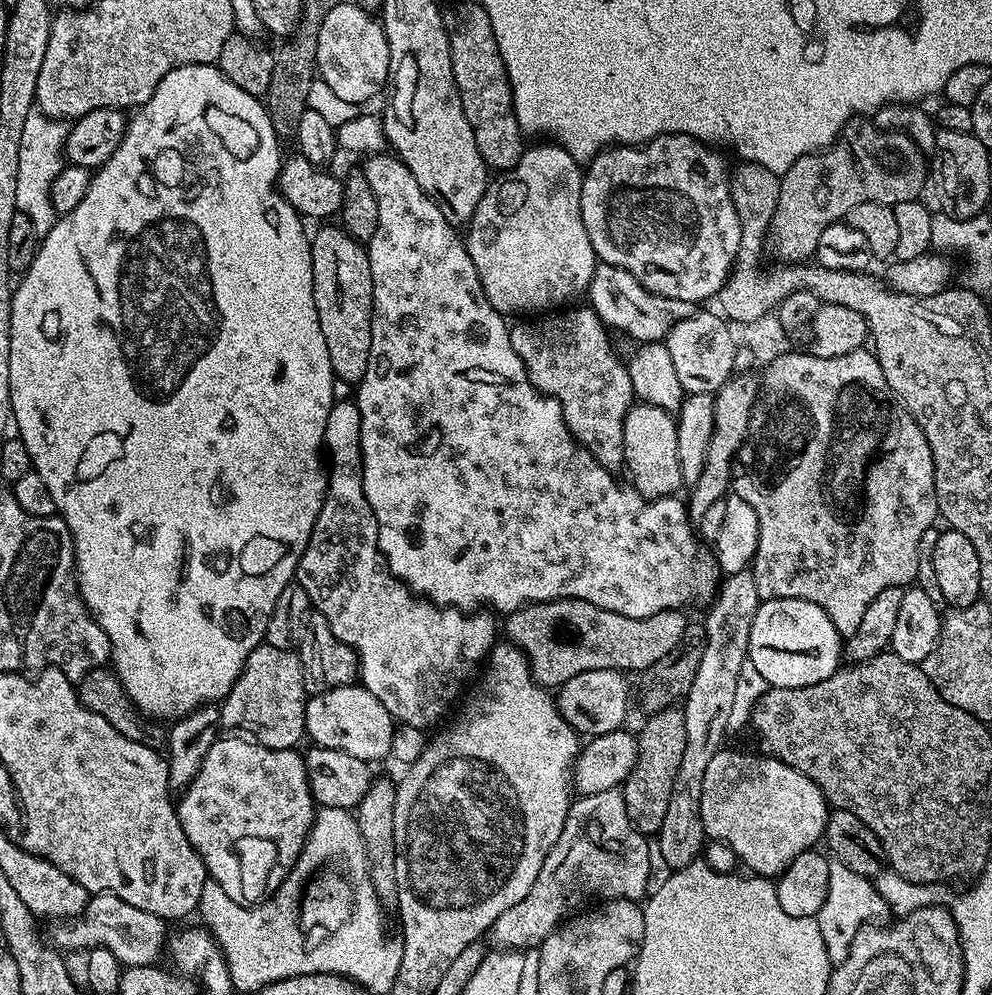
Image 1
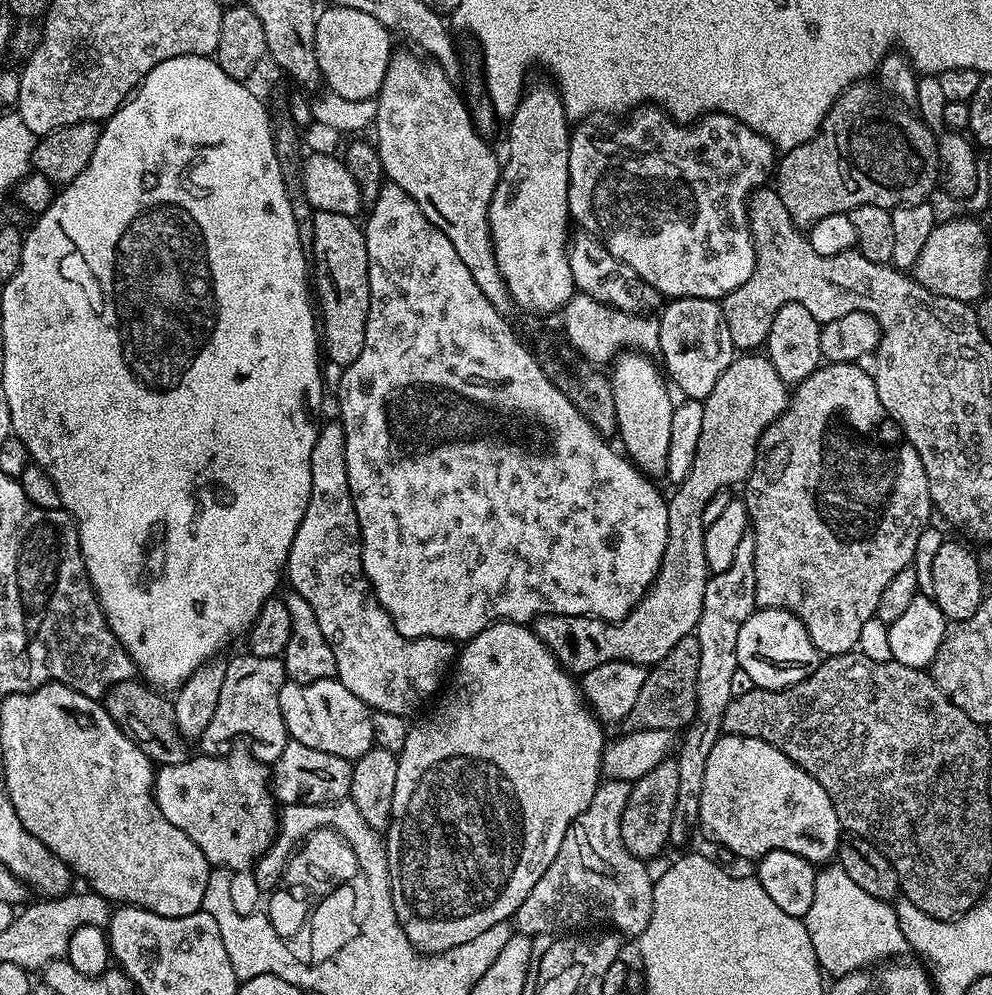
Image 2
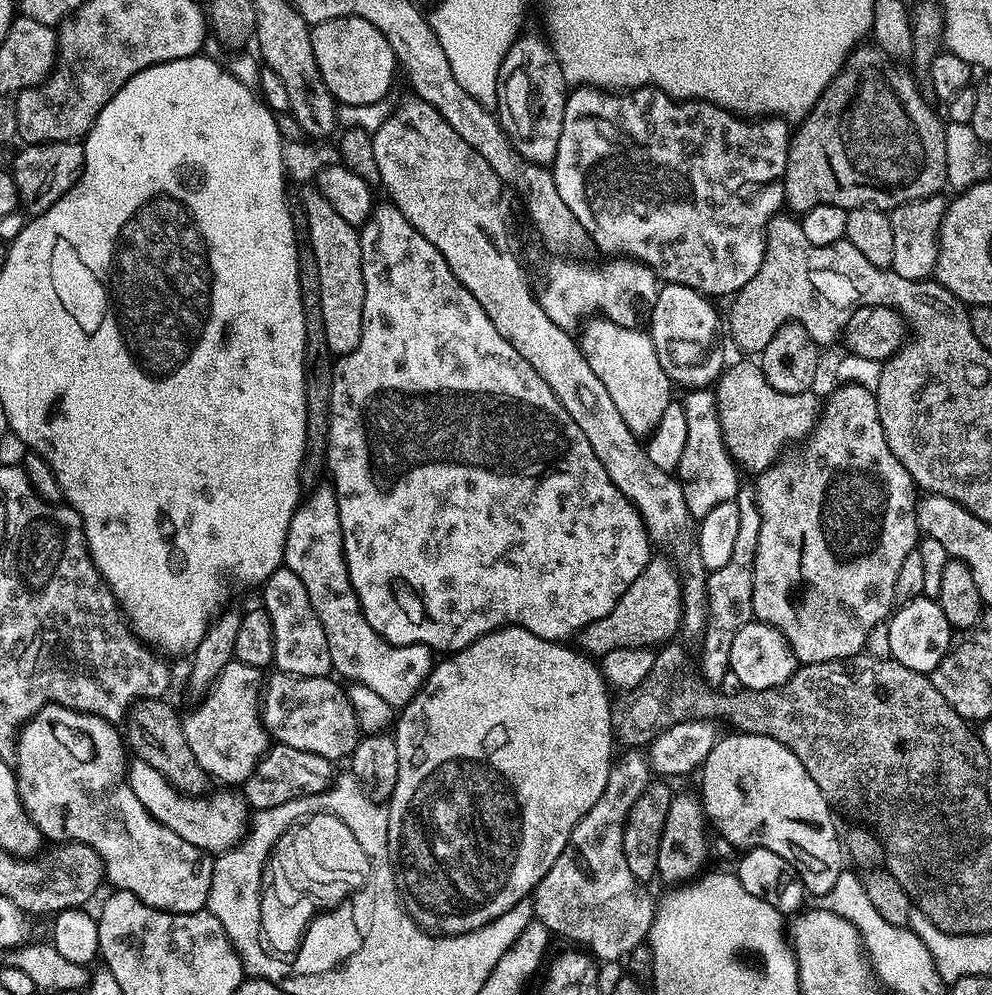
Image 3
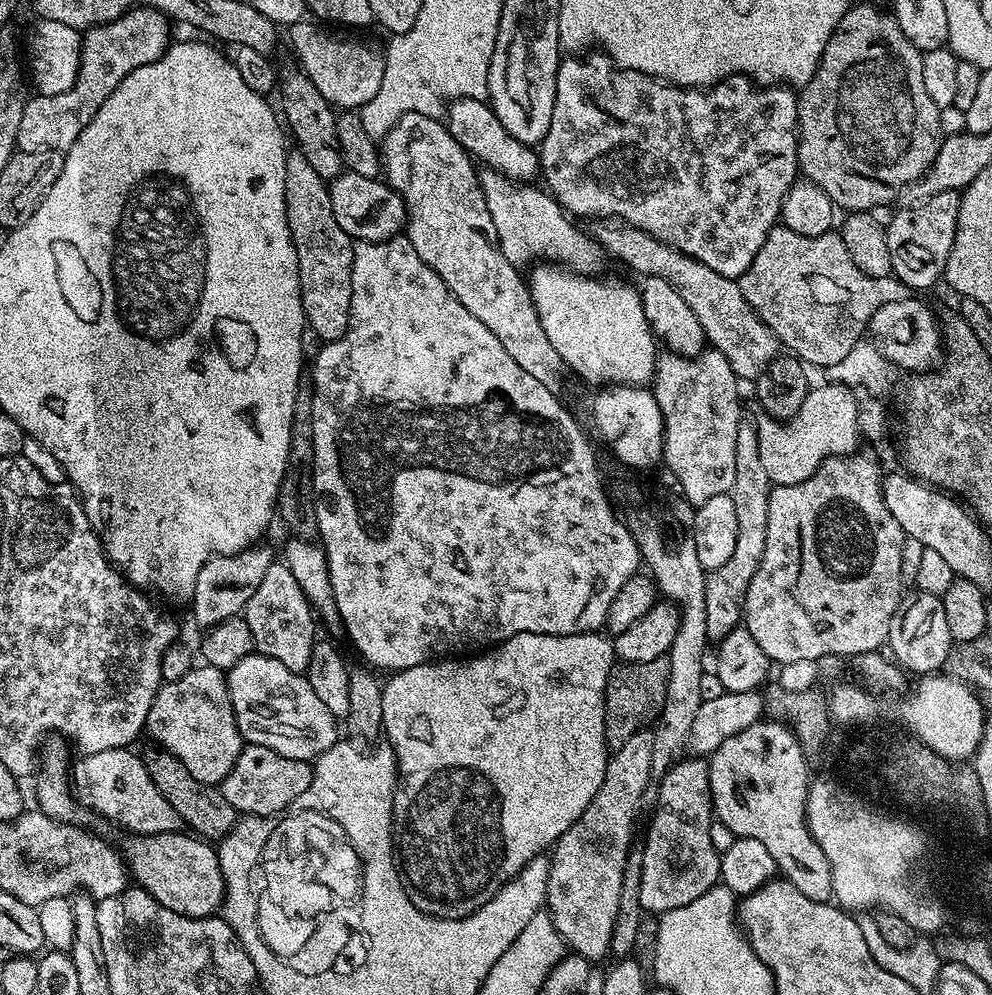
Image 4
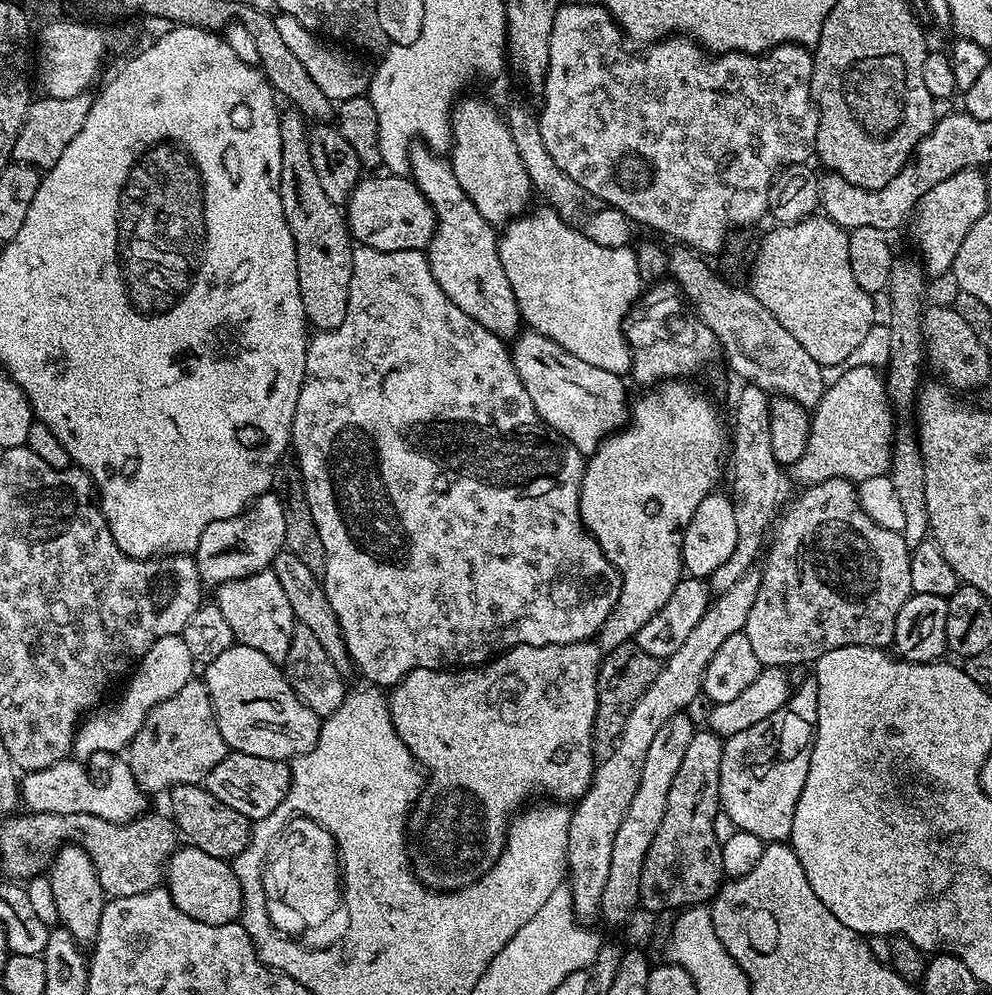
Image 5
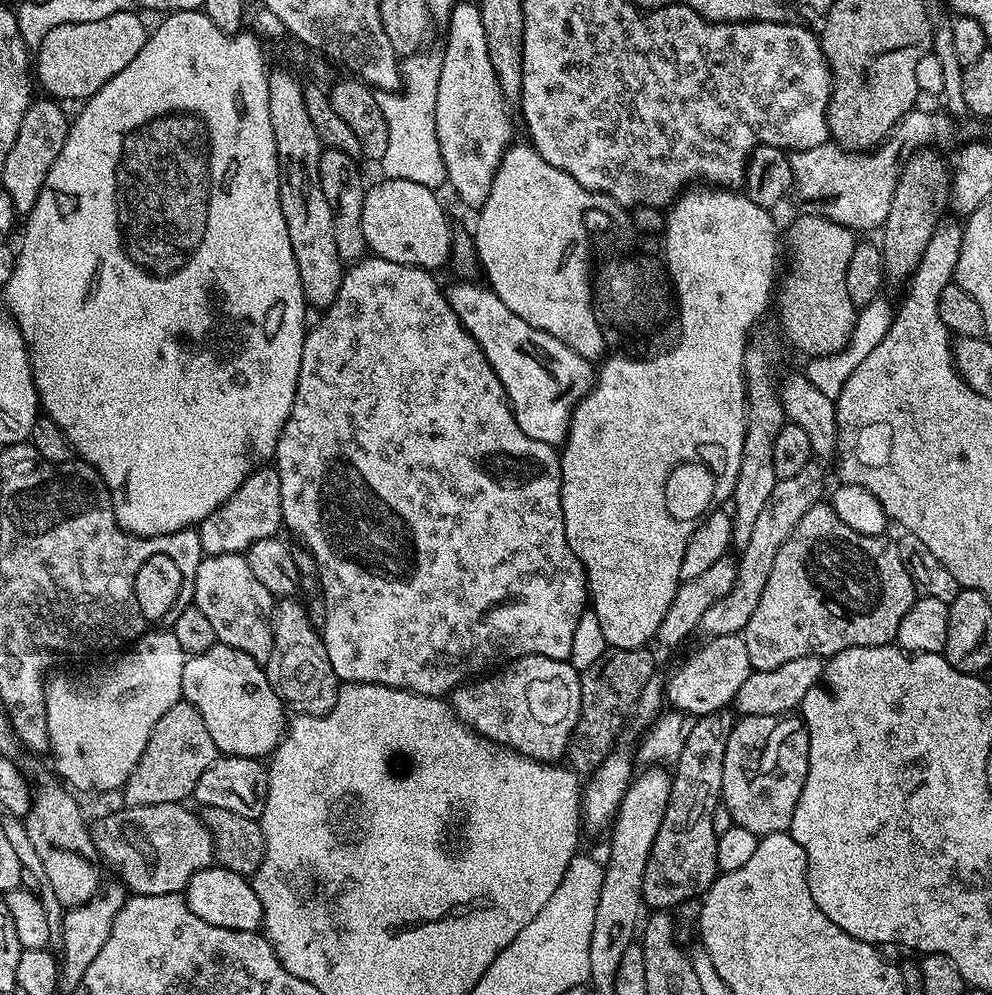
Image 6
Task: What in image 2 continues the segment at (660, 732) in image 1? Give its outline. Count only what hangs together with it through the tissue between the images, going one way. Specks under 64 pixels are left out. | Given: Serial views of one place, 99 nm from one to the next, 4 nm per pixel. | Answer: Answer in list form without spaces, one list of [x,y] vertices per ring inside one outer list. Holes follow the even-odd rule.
[[[673,759],[663,760],[654,770],[633,781],[630,798],[619,819],[619,833],[622,844],[630,854],[643,860],[658,855],[670,842],[670,826],[676,814],[678,796],[678,768]]]

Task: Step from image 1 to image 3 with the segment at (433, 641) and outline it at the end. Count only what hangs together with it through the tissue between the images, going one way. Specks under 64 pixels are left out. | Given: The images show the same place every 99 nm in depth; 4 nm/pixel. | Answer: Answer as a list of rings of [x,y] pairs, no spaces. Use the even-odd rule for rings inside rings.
[[[320,482],[303,497],[288,527],[283,567],[294,570],[294,574],[302,578],[302,586],[306,586],[310,606],[314,606],[314,614],[318,614],[322,630],[326,630],[326,646],[330,646],[335,675],[368,686],[374,694],[386,698],[393,709],[399,710],[410,703],[424,679],[432,673],[433,649],[425,644],[386,642],[366,622],[346,570],[342,522],[338,518],[336,491],[331,483]]]

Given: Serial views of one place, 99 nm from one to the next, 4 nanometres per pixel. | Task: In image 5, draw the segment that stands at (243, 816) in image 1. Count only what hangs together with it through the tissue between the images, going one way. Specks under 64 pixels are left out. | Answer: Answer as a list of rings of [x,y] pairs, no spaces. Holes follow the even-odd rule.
[[[65,758],[54,762],[54,766],[46,766],[46,770],[24,772],[20,780],[20,798],[28,812],[45,812],[46,814],[94,814],[98,818],[106,818],[106,822],[128,824],[137,816],[145,815],[149,797],[140,791],[138,782],[134,782],[134,774],[127,763],[112,764],[104,781],[99,784],[76,758]]]

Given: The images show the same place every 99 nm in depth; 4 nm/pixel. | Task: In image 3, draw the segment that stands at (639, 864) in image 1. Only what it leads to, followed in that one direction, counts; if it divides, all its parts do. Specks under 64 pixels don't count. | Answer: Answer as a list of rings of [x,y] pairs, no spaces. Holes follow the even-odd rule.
[[[628,750],[625,756],[615,757],[610,778],[606,778],[606,790],[602,790],[602,798],[590,806],[590,810],[574,826],[568,839],[568,845],[558,854],[554,866],[542,878],[535,892],[530,897],[530,903],[535,919],[548,928],[549,933],[565,936],[573,940],[573,945],[587,950],[597,961],[625,959],[627,952],[635,950],[648,939],[652,928],[652,913],[654,900],[648,897],[648,888],[636,880],[630,872],[622,850],[624,823],[630,808],[634,806],[639,796],[650,783],[650,765],[647,755],[640,750]]]

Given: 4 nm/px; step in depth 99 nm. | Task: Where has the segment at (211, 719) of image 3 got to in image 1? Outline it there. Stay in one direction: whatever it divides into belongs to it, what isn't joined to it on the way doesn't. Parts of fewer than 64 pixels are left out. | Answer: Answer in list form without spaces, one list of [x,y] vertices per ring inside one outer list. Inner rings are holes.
[[[268,643],[259,644],[246,658],[244,669],[234,686],[224,697],[219,705],[221,725],[228,730],[244,730],[240,728],[260,728],[258,743],[267,748],[282,750],[283,748],[295,749],[296,743],[305,739],[304,731],[304,706],[306,691],[304,692],[304,668],[293,650],[278,650]]]

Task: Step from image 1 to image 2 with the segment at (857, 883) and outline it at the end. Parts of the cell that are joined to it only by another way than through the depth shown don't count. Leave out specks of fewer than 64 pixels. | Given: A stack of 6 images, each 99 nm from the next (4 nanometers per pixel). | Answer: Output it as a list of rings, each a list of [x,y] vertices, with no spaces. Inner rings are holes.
[[[839,864],[821,867],[816,874],[814,899],[803,922],[814,945],[821,971],[840,979],[870,965],[896,958],[907,951],[896,909],[889,902],[867,894]]]

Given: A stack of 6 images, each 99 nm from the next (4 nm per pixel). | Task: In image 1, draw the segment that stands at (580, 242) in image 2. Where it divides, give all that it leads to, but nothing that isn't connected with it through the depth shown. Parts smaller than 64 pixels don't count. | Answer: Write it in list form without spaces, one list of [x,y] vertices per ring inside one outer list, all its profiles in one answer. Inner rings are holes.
[[[597,263],[596,272],[586,293],[587,303],[598,314],[605,328],[625,332],[630,339],[640,344],[655,344],[663,341],[678,322],[690,318],[698,308],[678,298],[664,298],[662,294],[654,294],[630,270],[622,270],[618,266]]]

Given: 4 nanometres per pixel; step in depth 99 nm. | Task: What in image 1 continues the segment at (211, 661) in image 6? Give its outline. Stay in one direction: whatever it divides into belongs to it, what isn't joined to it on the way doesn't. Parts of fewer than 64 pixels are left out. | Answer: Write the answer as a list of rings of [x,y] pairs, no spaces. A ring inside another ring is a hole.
[[[353,682],[337,688],[325,687],[317,696],[309,695],[304,706],[304,731],[315,747],[342,750],[354,754],[354,758],[377,762],[391,753],[394,721],[370,690]]]

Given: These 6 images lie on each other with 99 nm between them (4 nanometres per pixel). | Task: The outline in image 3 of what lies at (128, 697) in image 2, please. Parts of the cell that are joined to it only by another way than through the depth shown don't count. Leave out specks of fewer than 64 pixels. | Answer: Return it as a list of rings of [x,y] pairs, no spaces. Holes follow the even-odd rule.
[[[167,699],[138,700],[128,710],[126,725],[126,744],[131,755],[142,762],[150,762],[158,774],[162,774],[172,783],[174,788],[185,794],[200,794],[209,787],[209,777],[205,776],[202,766],[190,751],[190,742],[186,742],[186,734],[181,717],[176,717]]]

